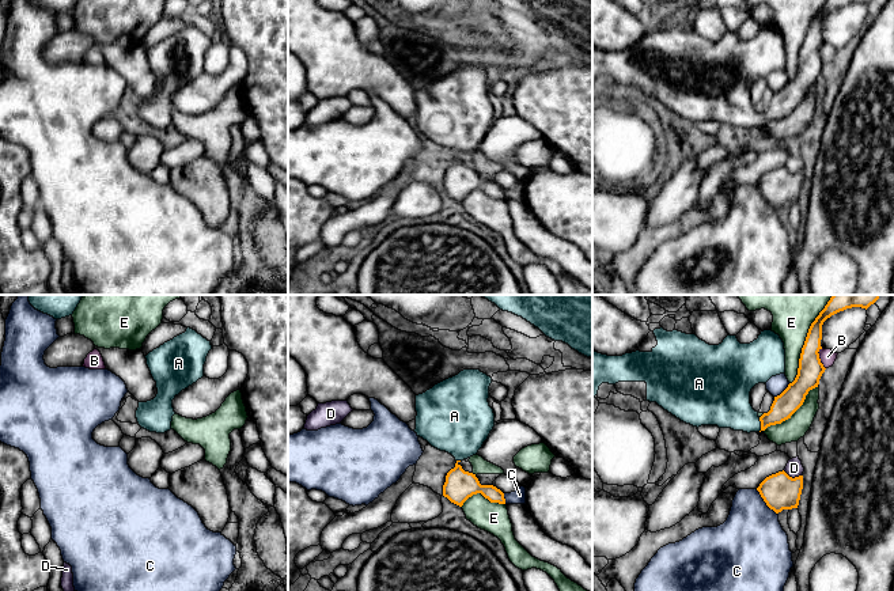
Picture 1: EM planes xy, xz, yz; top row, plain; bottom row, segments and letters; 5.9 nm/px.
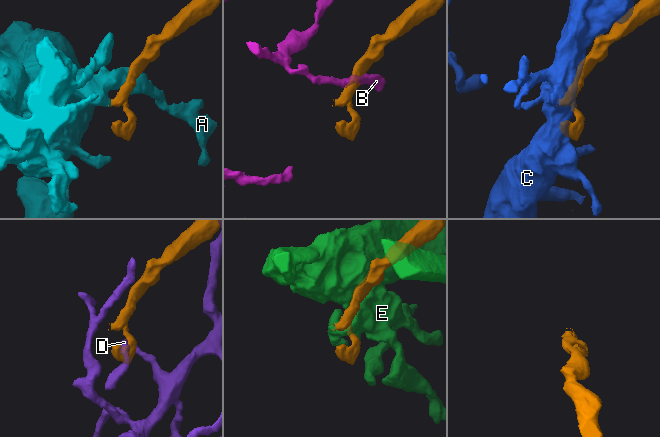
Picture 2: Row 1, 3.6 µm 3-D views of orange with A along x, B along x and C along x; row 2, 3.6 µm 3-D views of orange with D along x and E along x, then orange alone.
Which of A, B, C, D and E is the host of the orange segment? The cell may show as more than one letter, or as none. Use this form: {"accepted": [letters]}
{"accepted": ["A"]}

